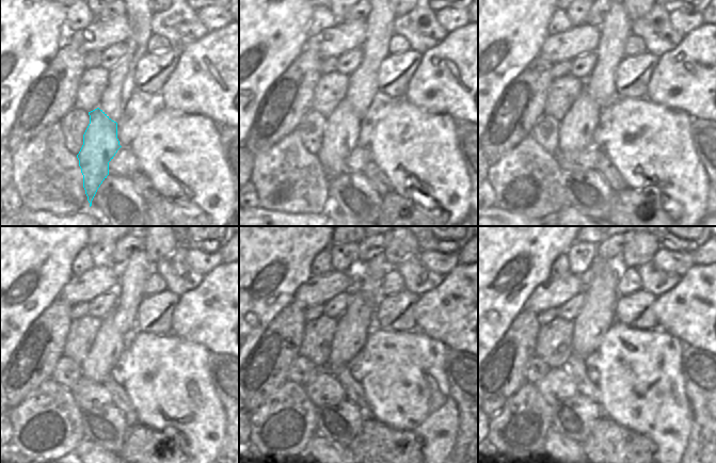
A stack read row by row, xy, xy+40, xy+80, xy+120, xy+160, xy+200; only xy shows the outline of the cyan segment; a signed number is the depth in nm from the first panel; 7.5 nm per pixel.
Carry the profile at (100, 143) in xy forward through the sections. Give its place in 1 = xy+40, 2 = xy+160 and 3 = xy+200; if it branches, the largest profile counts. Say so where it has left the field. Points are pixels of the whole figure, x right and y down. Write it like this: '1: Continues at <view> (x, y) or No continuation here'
1: Continues at xy+40 (340, 136)
2: Continues at xy+160 (359, 319)
3: Continues at xy+200 (597, 315).

